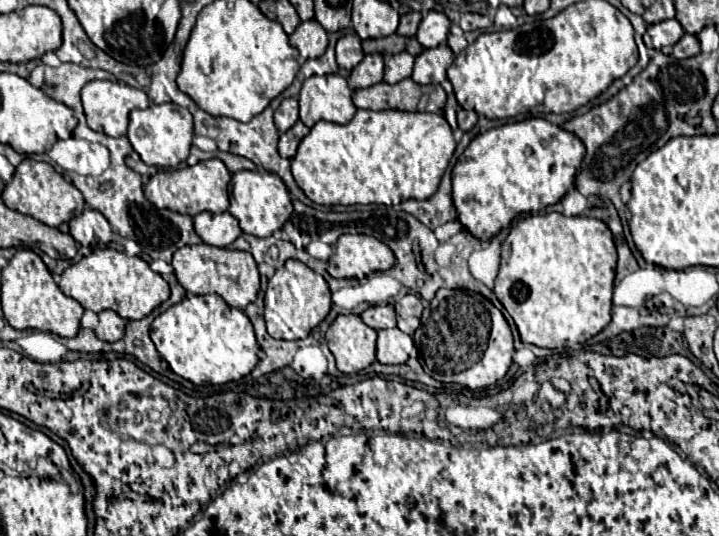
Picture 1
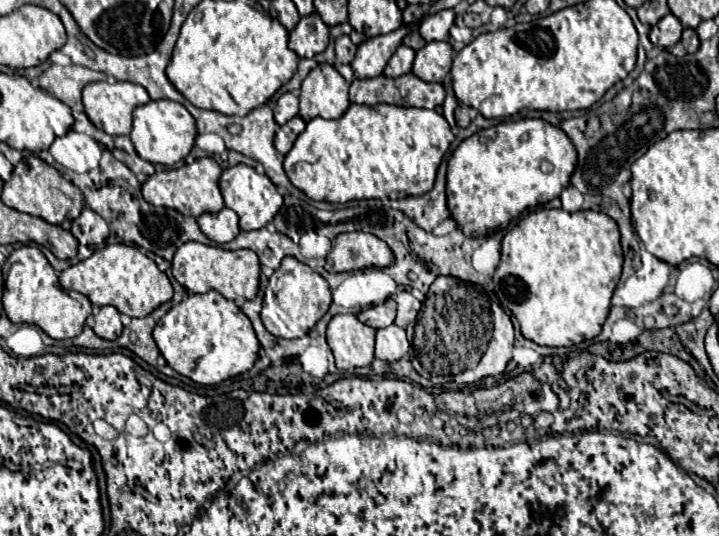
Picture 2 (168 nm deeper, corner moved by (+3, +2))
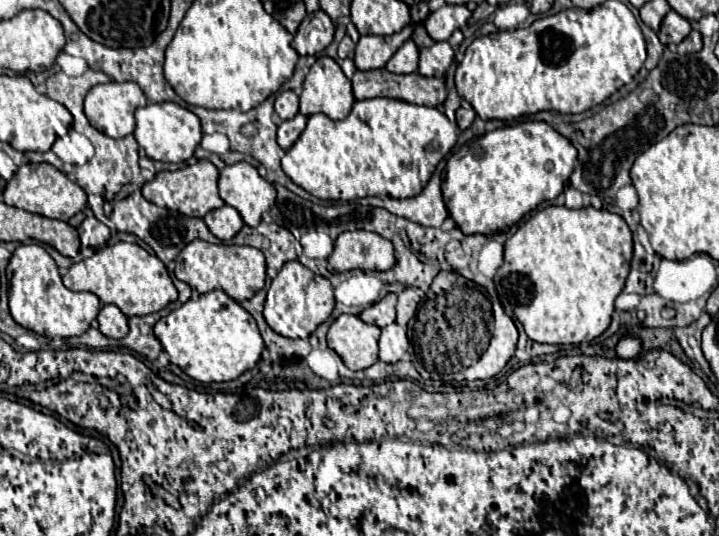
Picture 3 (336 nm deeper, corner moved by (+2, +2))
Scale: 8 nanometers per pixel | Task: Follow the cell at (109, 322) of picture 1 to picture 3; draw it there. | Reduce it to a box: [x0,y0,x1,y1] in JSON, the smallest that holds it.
[99,305,129,339]

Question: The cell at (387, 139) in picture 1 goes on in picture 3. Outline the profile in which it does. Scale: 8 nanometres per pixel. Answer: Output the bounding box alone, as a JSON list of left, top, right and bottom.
[283,97,457,201]

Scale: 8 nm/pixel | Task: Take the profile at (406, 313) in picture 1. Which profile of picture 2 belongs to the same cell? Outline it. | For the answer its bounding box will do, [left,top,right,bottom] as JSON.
[396,291,420,327]

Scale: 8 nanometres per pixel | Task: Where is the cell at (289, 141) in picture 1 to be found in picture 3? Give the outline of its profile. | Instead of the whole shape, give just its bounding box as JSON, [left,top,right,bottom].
[277,113,307,151]

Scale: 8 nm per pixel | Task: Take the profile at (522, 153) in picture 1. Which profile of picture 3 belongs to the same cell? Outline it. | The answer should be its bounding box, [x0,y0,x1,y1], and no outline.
[443,121,577,235]

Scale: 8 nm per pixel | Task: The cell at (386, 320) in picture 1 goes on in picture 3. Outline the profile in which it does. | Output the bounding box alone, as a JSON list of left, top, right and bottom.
[359,293,397,327]

